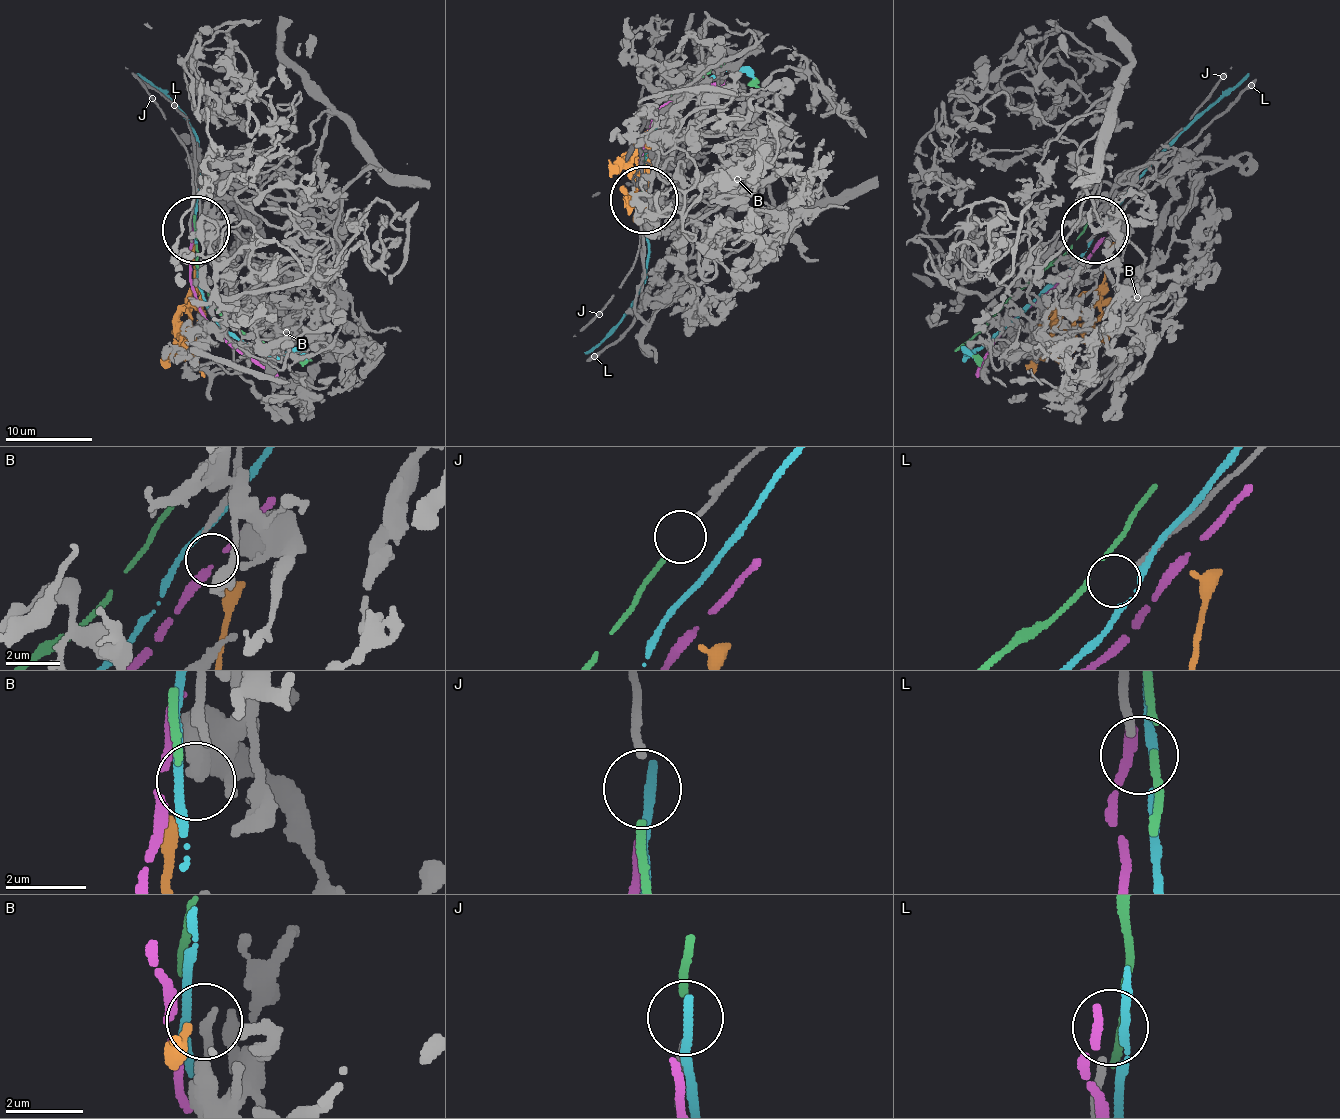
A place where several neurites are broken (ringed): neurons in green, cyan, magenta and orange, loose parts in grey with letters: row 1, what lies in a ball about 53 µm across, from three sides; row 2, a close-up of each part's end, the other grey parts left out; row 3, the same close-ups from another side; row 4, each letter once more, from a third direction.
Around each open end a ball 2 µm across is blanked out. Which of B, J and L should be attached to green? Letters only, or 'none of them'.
J

